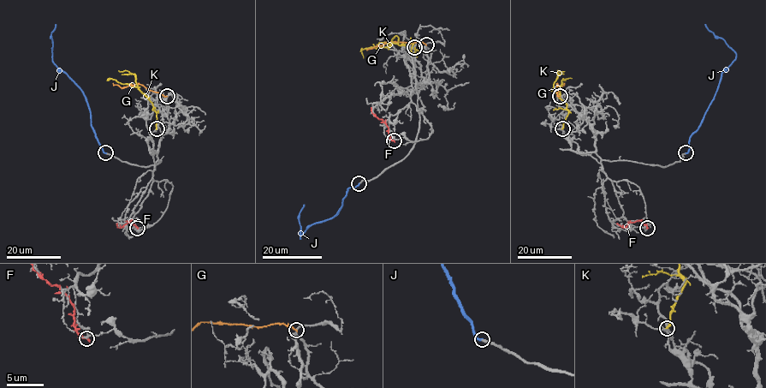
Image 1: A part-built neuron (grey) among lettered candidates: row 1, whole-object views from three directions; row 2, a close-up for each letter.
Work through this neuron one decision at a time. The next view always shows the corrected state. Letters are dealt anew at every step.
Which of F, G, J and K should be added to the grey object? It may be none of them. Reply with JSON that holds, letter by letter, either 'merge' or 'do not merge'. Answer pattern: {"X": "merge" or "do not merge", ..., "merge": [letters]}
{"F": "do not merge", "G": "do not merge", "J": "merge", "K": "do not merge", "merge": ["J"]}

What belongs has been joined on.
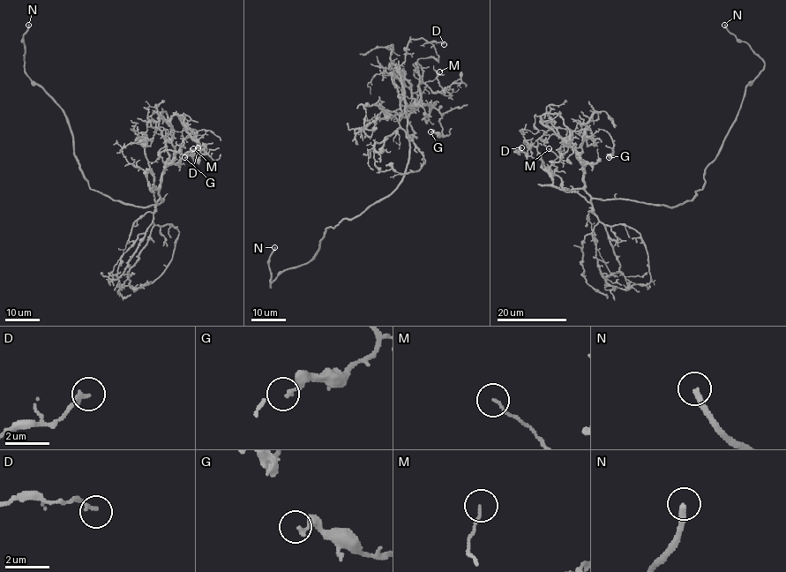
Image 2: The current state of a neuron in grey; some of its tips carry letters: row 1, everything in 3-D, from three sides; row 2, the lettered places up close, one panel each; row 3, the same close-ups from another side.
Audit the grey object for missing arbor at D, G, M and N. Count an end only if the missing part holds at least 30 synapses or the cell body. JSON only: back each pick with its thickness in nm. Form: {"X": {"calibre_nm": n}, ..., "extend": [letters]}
{"N": {"calibre_nm": 280}, "extend": ["N"]}

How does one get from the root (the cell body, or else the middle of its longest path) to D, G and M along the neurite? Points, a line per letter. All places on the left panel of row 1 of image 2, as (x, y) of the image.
D: (148, 206), (163, 200), (153, 184), (148, 163), (165, 149), (184, 154), (198, 147)
G: (148, 206), (163, 200), (159, 194), (161, 172), (181, 144), (193, 137), (195, 130), (198, 149), (184, 157)
M: (148, 206), (163, 200), (161, 172), (173, 157), (170, 118), (175, 113), (204, 153), (194, 160), (193, 148)

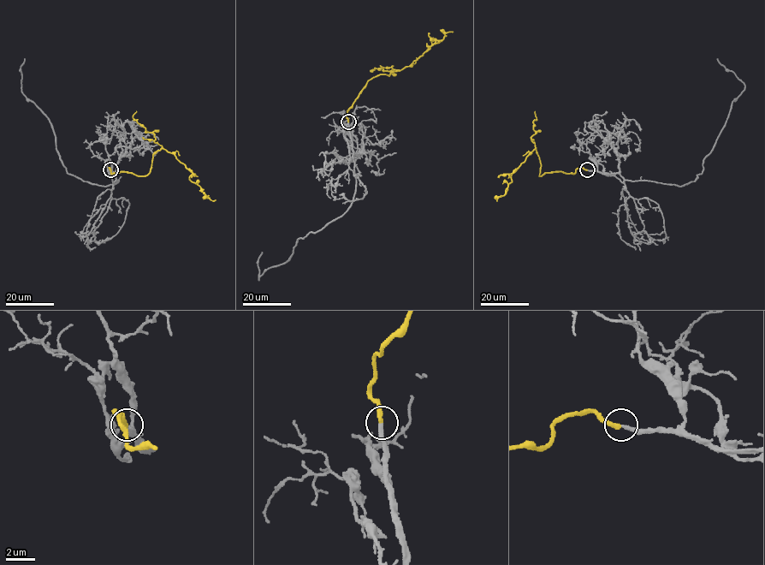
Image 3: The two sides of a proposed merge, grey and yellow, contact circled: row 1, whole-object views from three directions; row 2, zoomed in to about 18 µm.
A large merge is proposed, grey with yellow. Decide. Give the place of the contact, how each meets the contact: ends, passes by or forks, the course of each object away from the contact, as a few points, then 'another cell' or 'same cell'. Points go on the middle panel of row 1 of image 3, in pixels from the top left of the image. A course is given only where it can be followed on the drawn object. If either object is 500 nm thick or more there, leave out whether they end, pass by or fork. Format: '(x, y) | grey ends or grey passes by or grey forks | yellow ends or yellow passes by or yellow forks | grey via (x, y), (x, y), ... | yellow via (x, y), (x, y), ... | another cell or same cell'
(348, 121) | grey ends | yellow ends | grey via (348, 121), (356, 179), (350, 207), (298, 239), (287, 260), (267, 269), (258, 280), (262, 252) | yellow via (348, 121), (346, 111), (369, 80), (409, 66), (429, 48), (427, 45), (453, 32) | same cell

